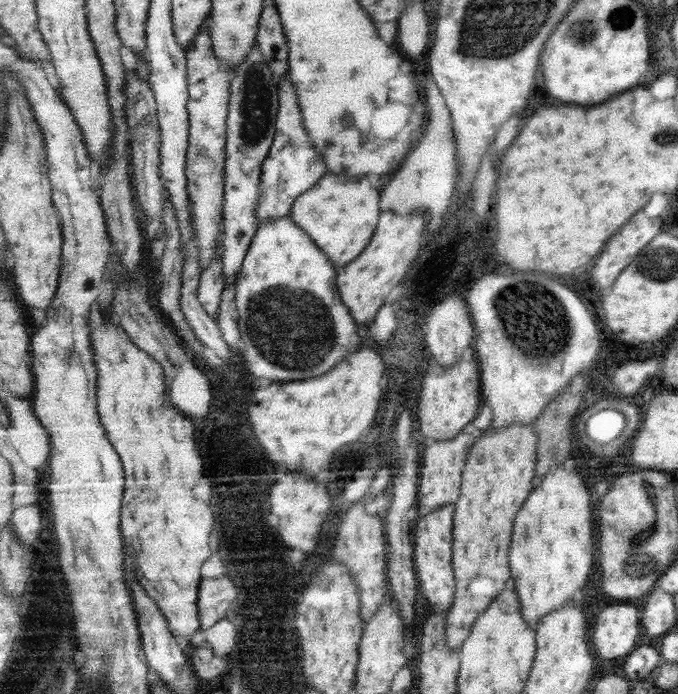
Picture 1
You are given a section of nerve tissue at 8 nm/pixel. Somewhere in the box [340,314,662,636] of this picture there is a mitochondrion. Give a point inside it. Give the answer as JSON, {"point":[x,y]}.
{"point":[641,564]}

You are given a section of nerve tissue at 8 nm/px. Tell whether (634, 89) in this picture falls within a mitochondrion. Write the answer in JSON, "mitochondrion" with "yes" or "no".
{"mitochondrion":"no"}

